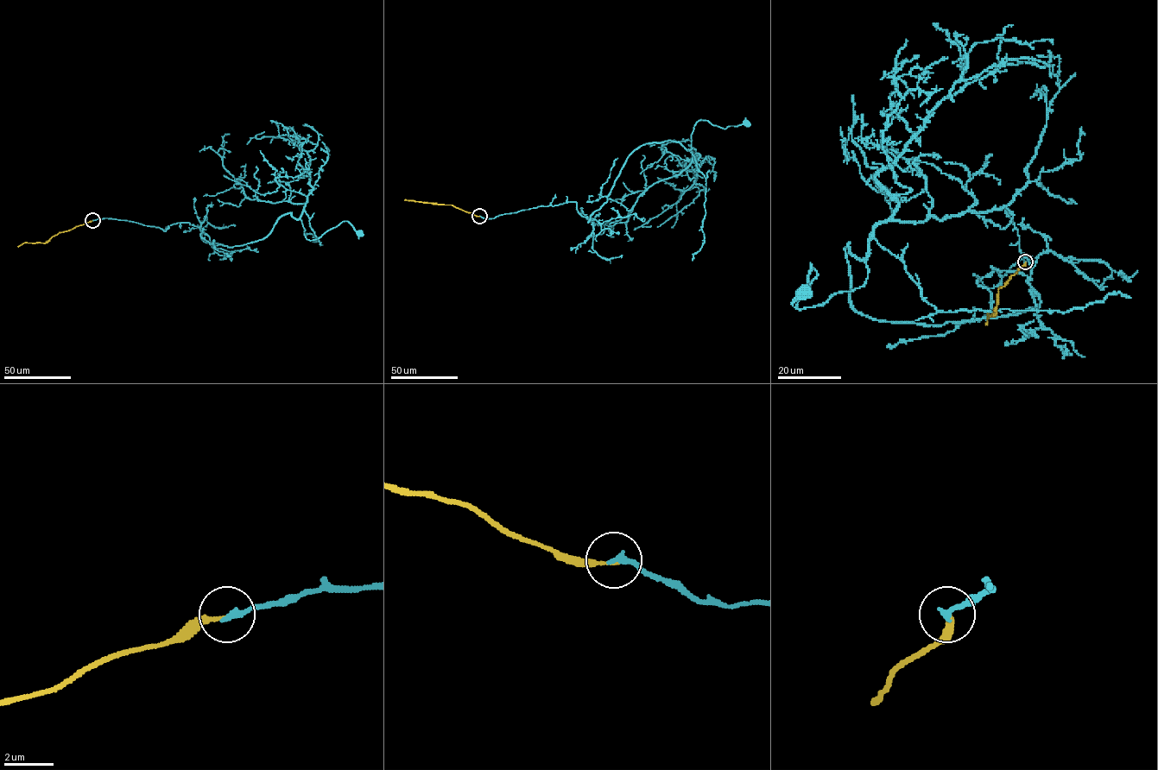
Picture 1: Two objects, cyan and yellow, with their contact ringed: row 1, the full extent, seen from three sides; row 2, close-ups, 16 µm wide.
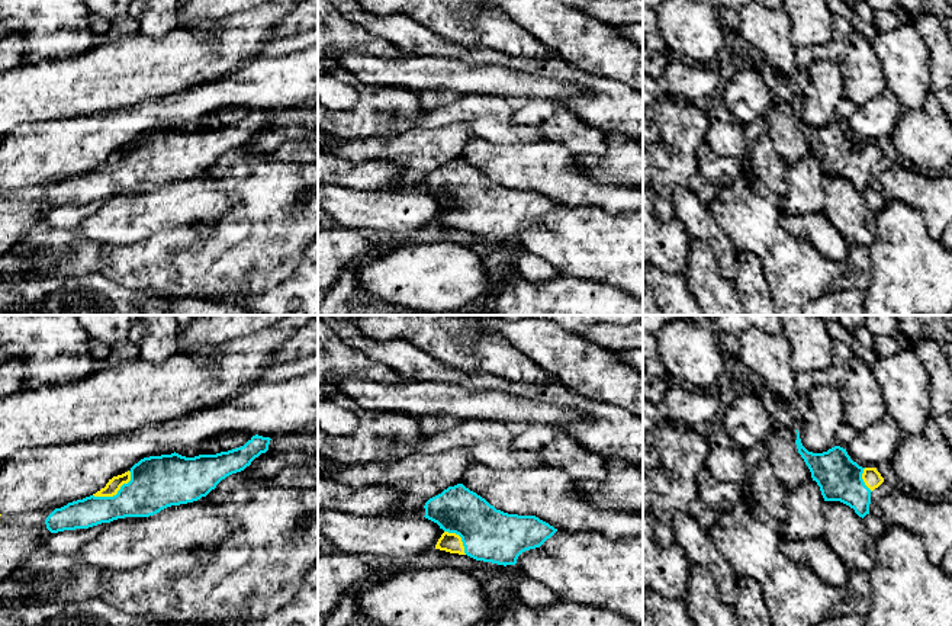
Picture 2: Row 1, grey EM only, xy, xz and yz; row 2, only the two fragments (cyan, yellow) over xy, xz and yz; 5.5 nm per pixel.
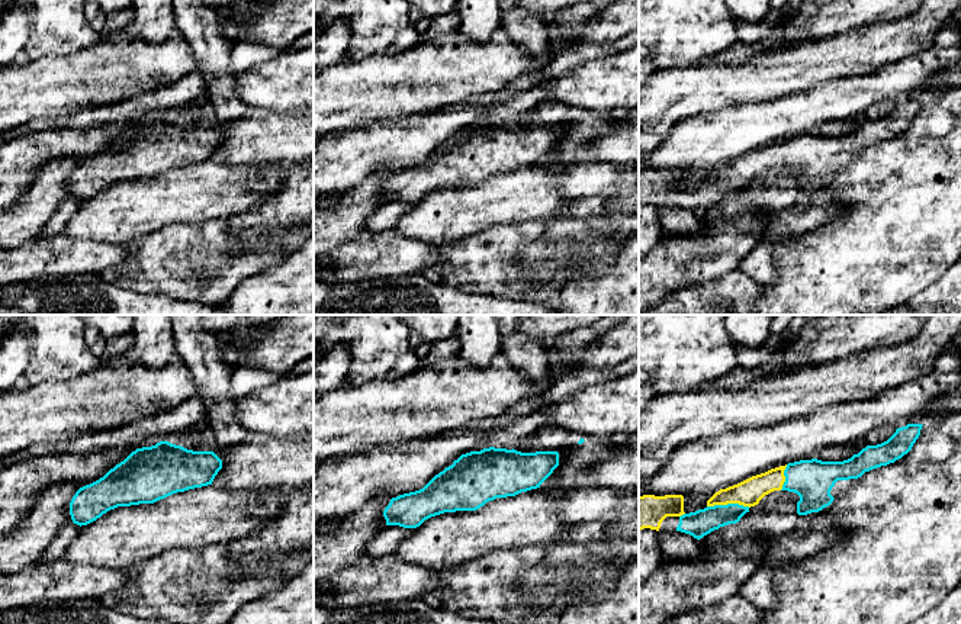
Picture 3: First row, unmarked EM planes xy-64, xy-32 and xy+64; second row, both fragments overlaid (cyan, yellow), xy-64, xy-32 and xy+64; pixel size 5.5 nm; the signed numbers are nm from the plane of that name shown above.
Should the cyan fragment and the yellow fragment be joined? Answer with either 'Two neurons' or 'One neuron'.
One neuron

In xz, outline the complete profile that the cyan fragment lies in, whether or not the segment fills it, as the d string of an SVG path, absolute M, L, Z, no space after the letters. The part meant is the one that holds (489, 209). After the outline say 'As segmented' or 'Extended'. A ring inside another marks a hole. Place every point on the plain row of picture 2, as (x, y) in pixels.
M463 158L430 173L425 193L444 205L435 224L476 235L515 240L518 231L540 222L557 203L536 190L508 189Z. Extended

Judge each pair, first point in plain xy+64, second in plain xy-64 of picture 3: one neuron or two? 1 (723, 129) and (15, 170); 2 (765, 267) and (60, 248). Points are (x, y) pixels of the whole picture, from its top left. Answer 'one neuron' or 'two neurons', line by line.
1: one neuron
2: two neurons

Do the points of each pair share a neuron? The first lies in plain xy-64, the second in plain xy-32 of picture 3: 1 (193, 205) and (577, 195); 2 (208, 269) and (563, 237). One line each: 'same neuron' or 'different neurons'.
1: different neurons
2: different neurons

